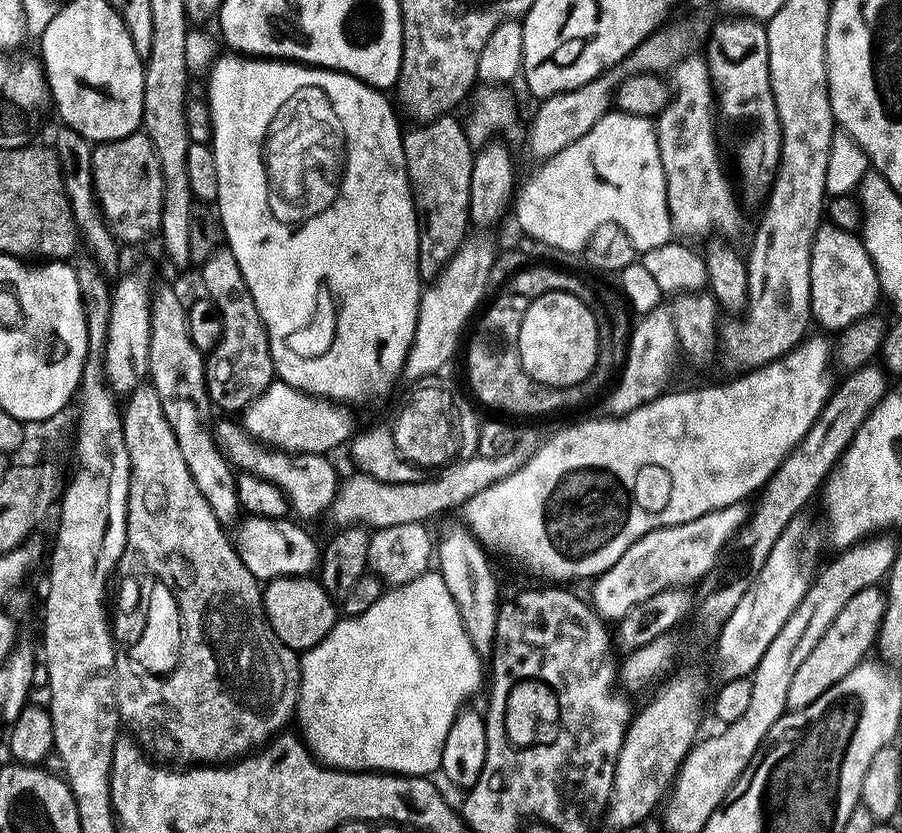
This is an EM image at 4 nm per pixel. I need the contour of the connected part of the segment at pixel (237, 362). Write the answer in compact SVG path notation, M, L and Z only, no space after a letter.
M227 246L217 247L208 255L202 272L207 299L214 302L222 318L222 334L204 362L208 399L224 414L240 414L272 385L274 379L268 328L262 322L250 286L246 286L246 278L242 278L242 270Z

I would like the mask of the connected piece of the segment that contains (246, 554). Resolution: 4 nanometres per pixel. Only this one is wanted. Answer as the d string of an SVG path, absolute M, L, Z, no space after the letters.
M248 514L235 525L234 547L246 570L250 570L258 581L267 582L283 576L307 576L317 571L321 549L318 544L316 548L315 538L303 527L307 528L292 518Z

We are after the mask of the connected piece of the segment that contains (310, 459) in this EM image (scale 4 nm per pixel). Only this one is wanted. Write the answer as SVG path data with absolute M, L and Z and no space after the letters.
M224 418L220 425L215 425L214 439L220 445L221 452L241 473L260 476L269 480L274 486L284 491L291 511L301 521L309 522L315 516L320 516L332 507L332 500L336 497L338 479L336 468L331 464L327 455L318 452L282 452L267 447L258 440L253 440L239 423L232 418Z

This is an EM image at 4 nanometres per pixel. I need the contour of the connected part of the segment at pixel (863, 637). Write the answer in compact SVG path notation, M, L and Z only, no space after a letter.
M874 587L858 590L858 594L854 594L846 606L842 606L838 618L830 622L830 630L818 638L818 646L810 650L806 662L798 666L798 671L790 681L790 690L786 693L789 709L804 708L826 694L830 686L842 682L842 678L846 678L846 674L850 674L850 670L854 670L854 666L858 666L871 653L868 652L871 648L873 651L884 621L885 603L885 593L879 587Z

